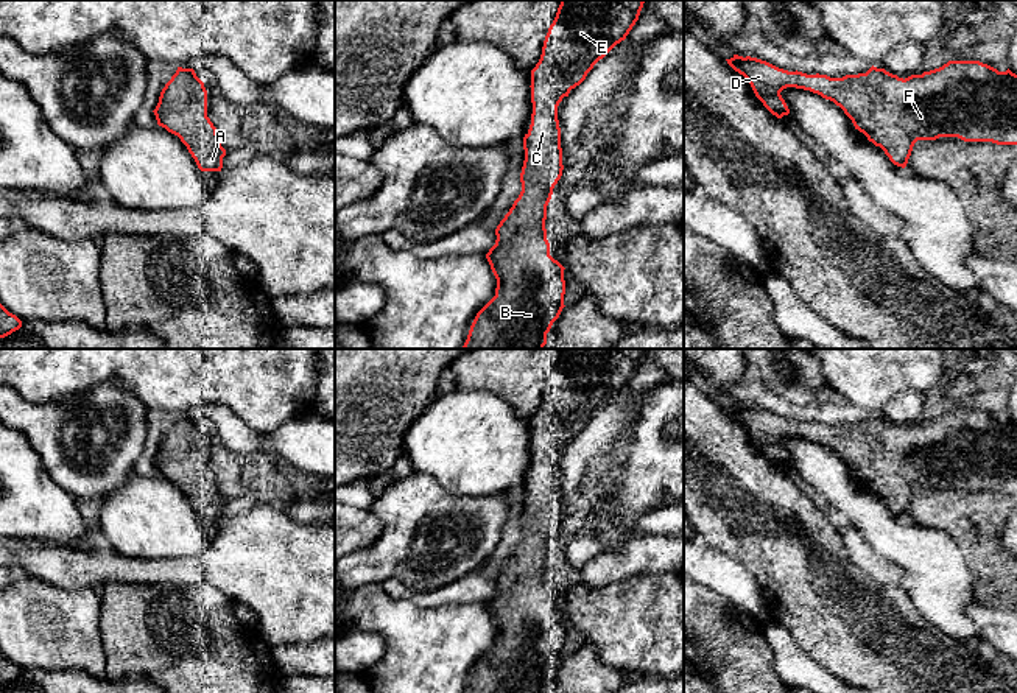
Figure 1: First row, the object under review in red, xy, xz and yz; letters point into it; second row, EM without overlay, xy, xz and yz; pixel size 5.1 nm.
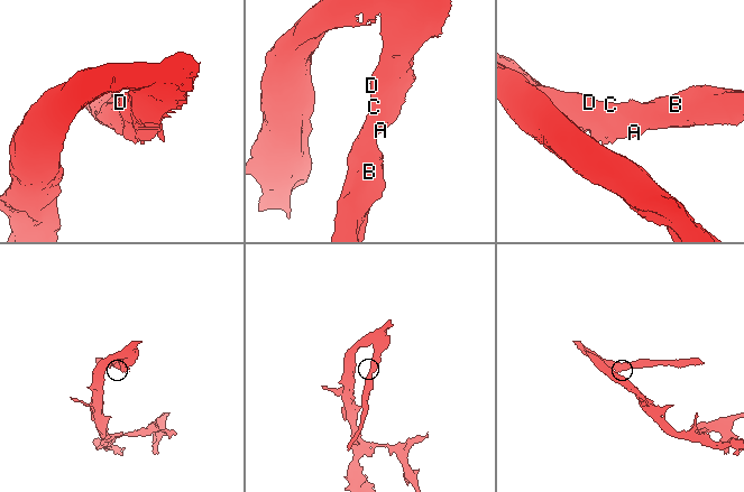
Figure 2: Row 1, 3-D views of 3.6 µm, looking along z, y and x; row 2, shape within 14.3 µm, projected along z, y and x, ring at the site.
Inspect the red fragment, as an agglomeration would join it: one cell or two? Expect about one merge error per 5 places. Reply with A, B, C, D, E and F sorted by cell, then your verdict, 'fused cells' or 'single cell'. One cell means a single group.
groups A B C D E F; single cell

